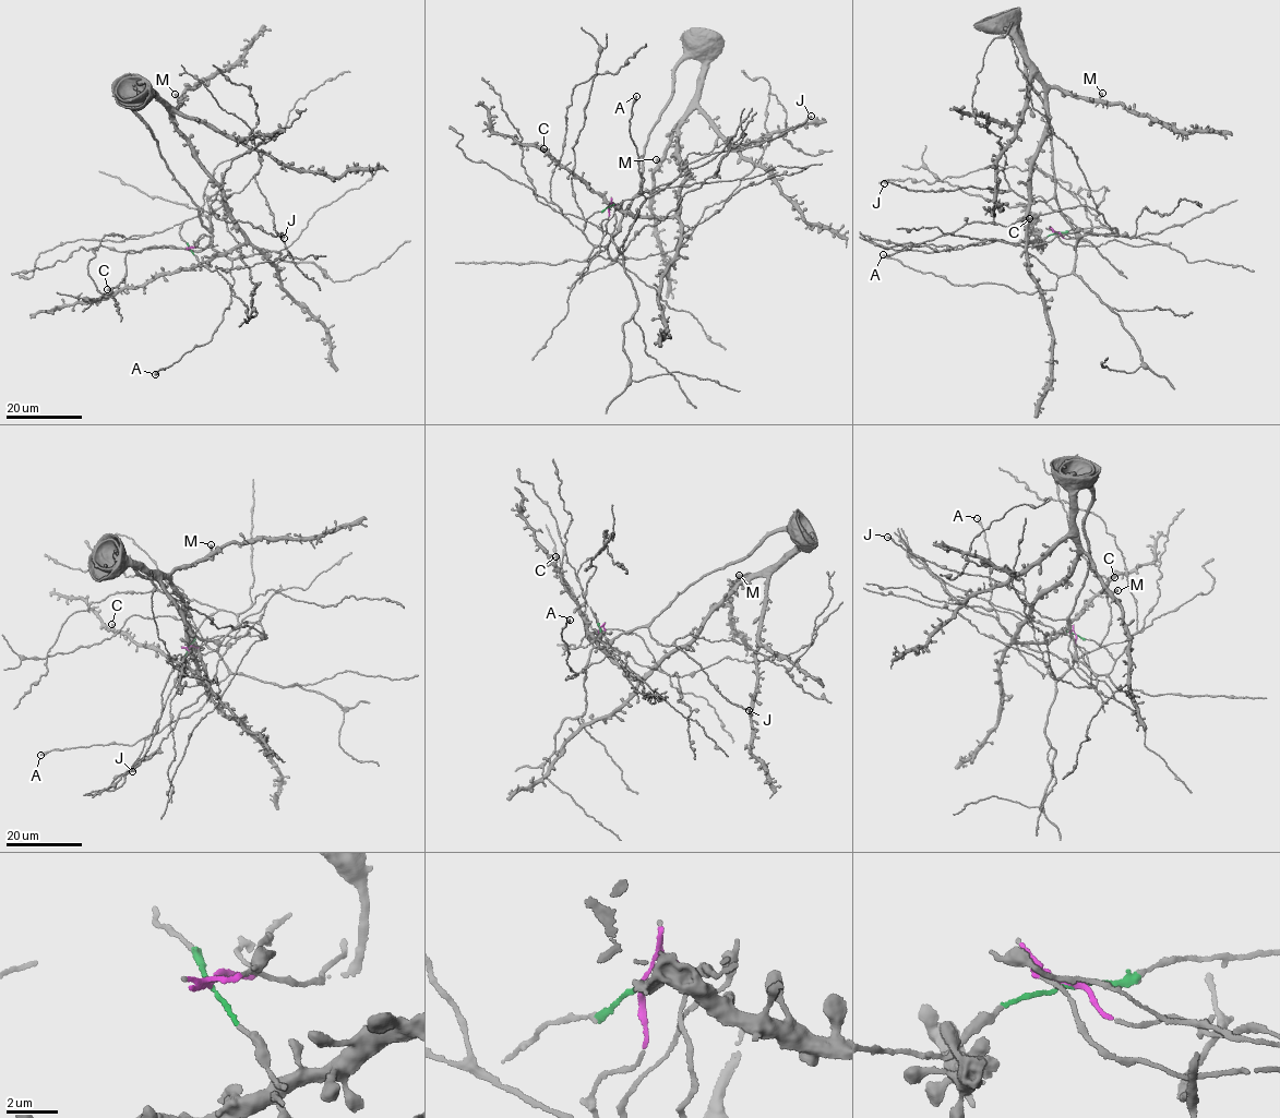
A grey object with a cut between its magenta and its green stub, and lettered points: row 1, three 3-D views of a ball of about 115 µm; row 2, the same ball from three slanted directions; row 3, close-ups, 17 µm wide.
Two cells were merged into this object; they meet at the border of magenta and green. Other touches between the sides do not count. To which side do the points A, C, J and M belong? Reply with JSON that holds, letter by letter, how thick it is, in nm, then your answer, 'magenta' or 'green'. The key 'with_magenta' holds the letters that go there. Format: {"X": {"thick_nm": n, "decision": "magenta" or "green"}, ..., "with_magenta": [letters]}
{"A": {"thick_nm": 240, "decision": "green"}, "C": {"thick_nm": 360, "decision": "green"}, "J": {"thick_nm": 220, "decision": "green"}, "M": {"thick_nm": 480, "decision": "green"}, "with_magenta": []}

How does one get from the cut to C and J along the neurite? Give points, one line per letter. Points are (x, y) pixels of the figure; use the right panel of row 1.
C: (1057, 232), (1040, 244), (1037, 232), (1032, 233), (1029, 218)
J: (1057, 232), (1113, 232), (1077, 233), (1053, 197), (885, 183)

